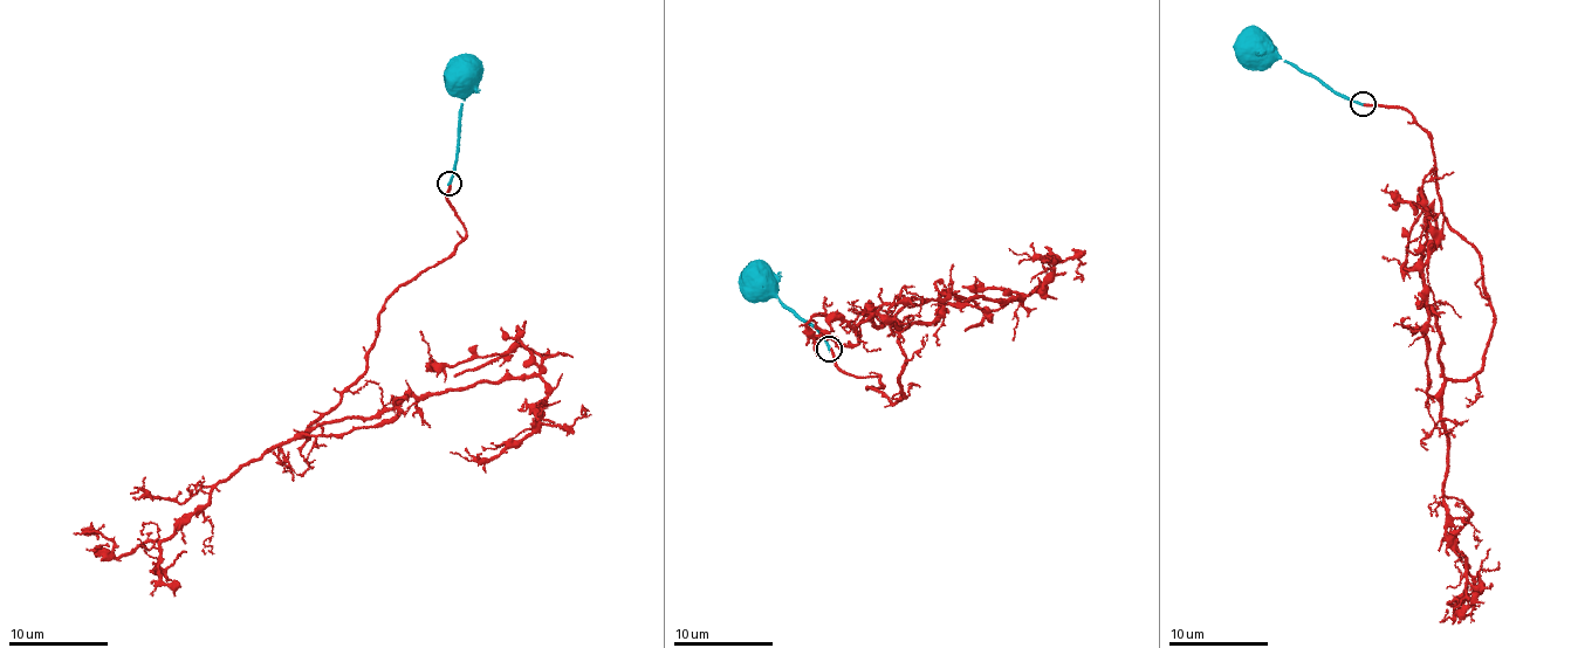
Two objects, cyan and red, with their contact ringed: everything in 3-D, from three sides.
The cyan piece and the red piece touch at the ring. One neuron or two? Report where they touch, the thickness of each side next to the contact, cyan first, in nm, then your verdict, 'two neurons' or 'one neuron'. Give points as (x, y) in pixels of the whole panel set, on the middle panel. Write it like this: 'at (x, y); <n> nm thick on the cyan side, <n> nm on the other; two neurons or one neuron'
at (829, 349); 200 nm thick on the cyan side, 180 nm on the other; two neurons

